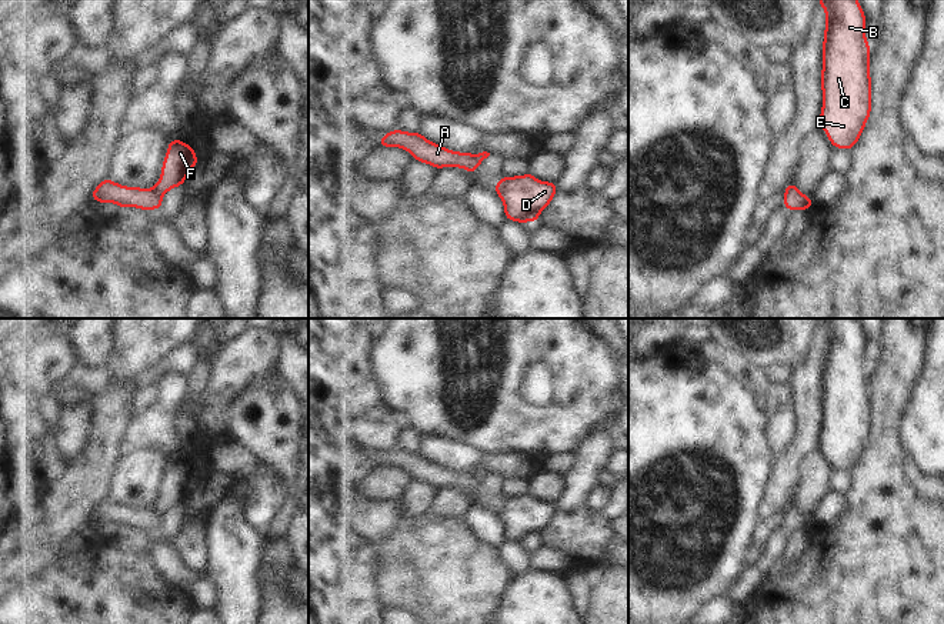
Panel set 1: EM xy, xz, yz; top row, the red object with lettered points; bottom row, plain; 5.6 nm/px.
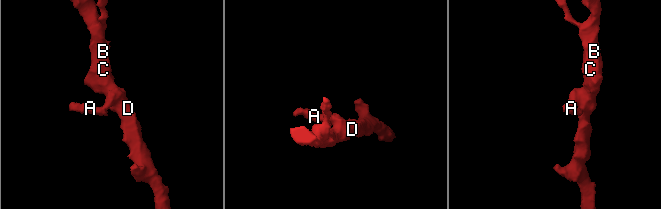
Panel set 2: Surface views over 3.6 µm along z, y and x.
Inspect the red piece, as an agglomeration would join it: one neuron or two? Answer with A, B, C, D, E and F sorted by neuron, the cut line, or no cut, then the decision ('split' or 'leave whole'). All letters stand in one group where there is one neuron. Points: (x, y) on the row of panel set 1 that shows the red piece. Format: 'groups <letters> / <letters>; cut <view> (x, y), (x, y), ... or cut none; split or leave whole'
groups A / B C D E F; cut xy (153, 189), (160, 196); split

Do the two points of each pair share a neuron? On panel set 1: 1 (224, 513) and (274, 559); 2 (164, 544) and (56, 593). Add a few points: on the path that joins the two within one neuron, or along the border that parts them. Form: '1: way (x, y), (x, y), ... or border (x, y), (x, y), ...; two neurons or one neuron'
1: border (270, 541), (266, 550), (262, 583); two neurons
2: border (152, 553), (159, 570), (172, 581); two neurons

